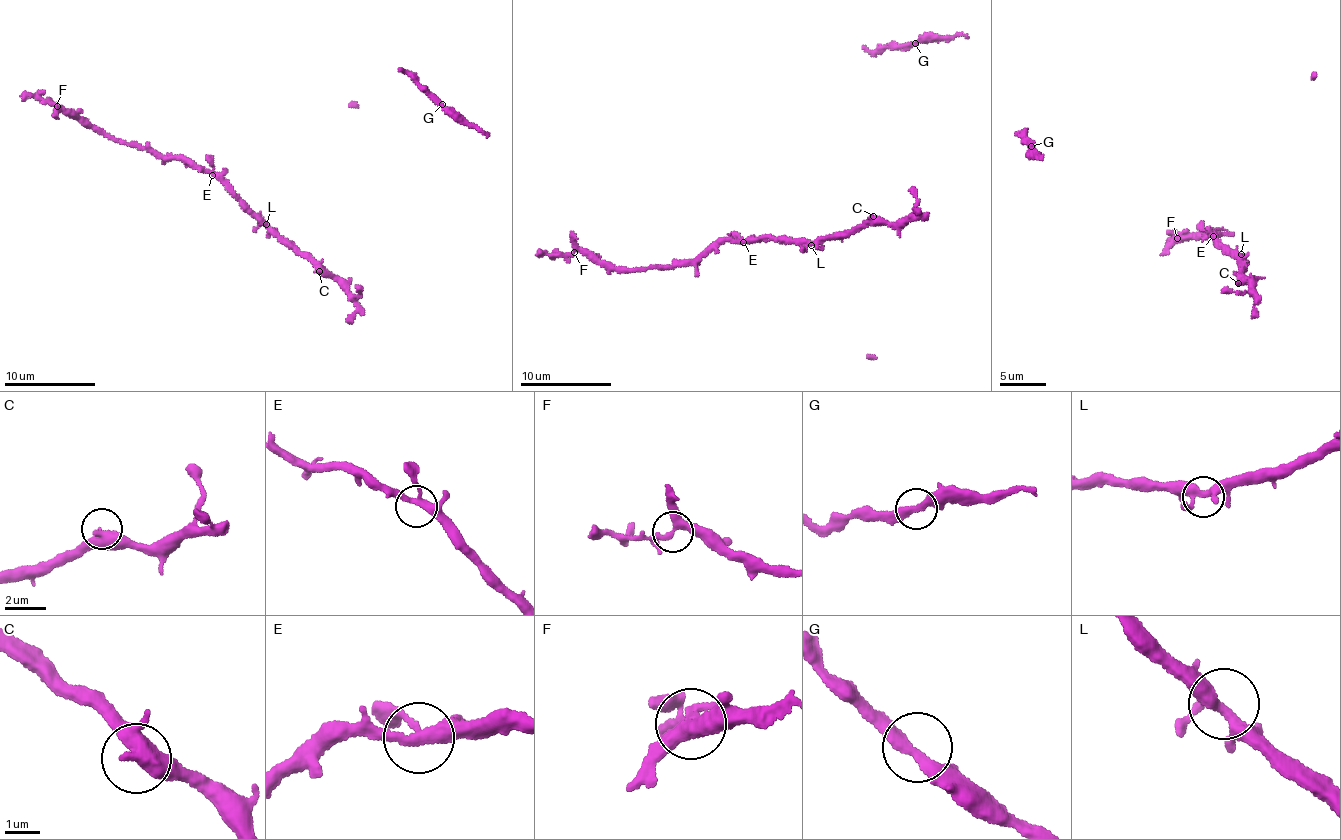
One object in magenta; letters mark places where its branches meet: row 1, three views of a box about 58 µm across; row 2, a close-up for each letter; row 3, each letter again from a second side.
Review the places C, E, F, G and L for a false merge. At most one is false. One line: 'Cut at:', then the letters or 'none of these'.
Cut at: F

